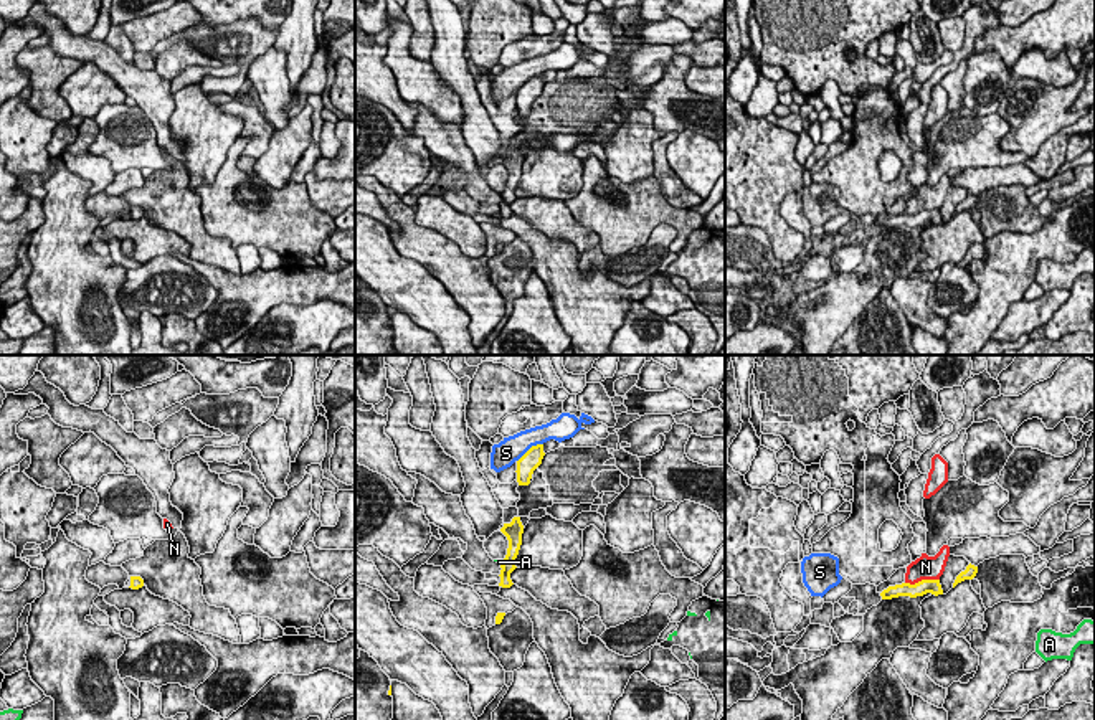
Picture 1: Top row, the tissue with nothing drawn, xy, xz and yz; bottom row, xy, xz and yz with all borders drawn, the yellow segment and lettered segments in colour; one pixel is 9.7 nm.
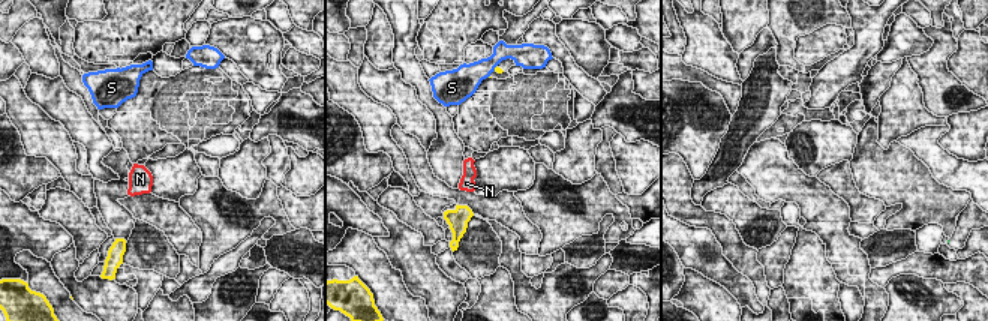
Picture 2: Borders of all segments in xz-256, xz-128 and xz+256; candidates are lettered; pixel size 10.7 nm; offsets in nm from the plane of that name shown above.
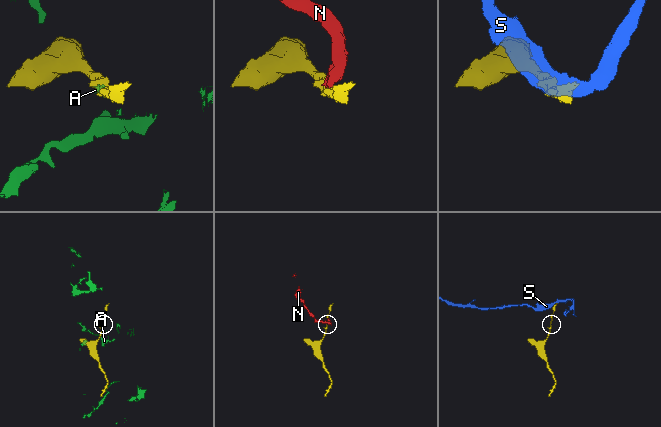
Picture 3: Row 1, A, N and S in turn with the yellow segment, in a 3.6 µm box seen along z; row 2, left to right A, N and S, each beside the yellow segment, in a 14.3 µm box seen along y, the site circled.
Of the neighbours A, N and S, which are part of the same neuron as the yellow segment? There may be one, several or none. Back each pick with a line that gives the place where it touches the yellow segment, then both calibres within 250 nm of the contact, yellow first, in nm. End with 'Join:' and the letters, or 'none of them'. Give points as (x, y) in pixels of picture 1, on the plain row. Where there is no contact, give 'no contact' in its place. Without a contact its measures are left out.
Join: none of them

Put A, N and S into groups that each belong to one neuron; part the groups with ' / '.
A N / S

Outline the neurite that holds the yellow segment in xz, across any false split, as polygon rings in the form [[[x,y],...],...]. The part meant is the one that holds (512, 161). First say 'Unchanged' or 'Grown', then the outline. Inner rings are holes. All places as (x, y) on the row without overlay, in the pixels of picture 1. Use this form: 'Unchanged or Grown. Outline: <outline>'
Unchanged. Outline: [[[514,147],[510,154],[504,154],[500,162],[507,167],[509,178],[504,193],[500,195],[502,200],[499,205],[500,206],[499,216],[510,218],[514,215],[510,210],[510,203],[517,198],[515,188],[519,185],[522,175],[522,163],[524,163],[524,155],[520,152],[520,147]]]

